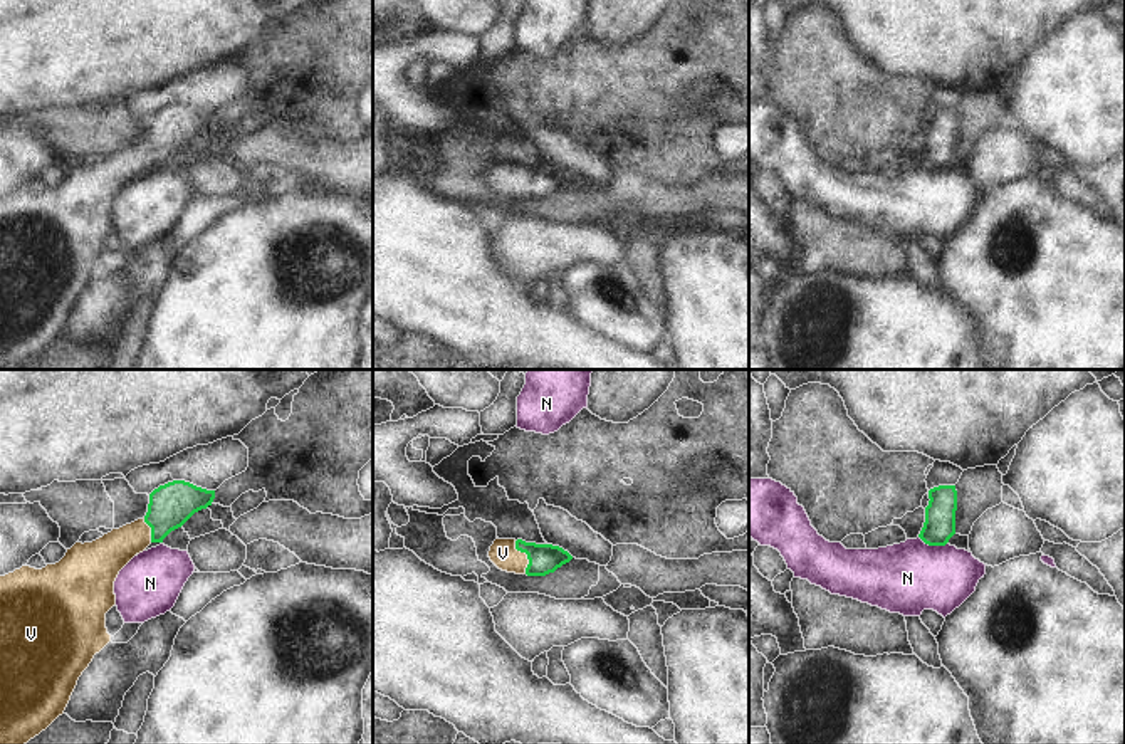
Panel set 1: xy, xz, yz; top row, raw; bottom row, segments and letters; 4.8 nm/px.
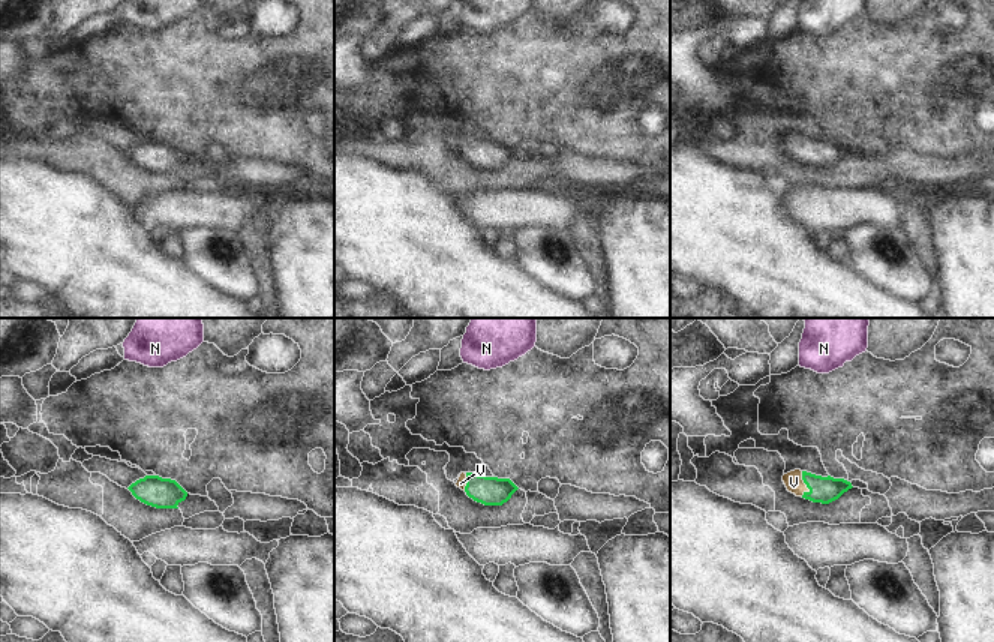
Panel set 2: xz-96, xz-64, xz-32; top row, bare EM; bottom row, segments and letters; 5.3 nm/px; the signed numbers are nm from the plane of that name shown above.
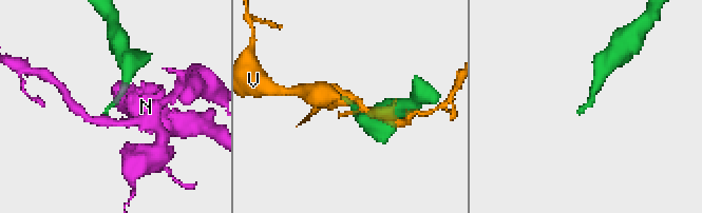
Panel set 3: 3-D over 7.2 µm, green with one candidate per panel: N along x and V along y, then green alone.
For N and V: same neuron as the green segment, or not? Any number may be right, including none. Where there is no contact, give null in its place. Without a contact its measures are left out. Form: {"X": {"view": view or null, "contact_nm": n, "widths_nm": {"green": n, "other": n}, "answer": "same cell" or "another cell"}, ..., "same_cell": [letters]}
{"N": {"view": "yz", "contact_nm": 140, "widths_nm": {"green": 150, "other": 340}, "answer": "another cell"}, "V": {"view": "xz", "contact_nm": 170, "widths_nm": {"green": 140, "other": 130}, "answer": "same cell"}, "same_cell": ["V"]}

